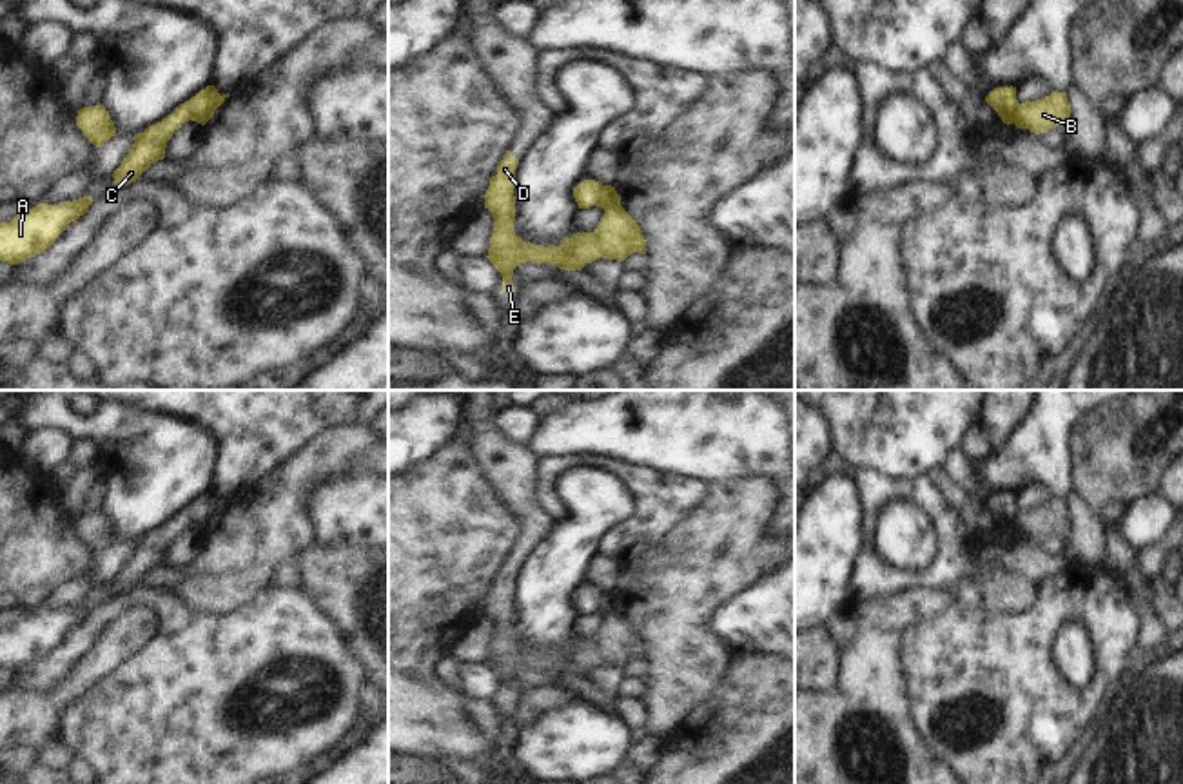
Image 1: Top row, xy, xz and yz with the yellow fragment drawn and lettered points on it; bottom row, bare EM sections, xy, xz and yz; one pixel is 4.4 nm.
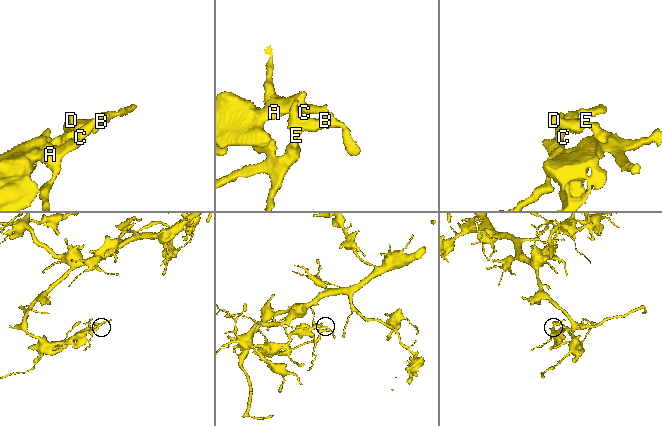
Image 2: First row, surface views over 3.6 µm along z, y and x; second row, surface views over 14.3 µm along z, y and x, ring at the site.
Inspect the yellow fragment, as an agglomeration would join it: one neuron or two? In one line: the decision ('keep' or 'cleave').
cleave

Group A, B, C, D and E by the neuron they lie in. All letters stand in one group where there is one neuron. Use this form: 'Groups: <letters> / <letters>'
Groups: A C / B D E.

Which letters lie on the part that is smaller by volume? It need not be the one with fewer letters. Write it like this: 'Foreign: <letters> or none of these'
Foreign: B, D, E

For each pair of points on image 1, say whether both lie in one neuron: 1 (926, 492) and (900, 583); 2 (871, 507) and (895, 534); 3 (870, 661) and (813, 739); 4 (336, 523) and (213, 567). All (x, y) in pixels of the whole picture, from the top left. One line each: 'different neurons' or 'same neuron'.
1: same neuron
2: different neurons
3: same neuron
4: different neurons

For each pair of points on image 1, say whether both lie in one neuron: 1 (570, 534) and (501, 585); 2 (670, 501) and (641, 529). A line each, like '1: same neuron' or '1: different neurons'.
1: different neurons
2: same neuron

